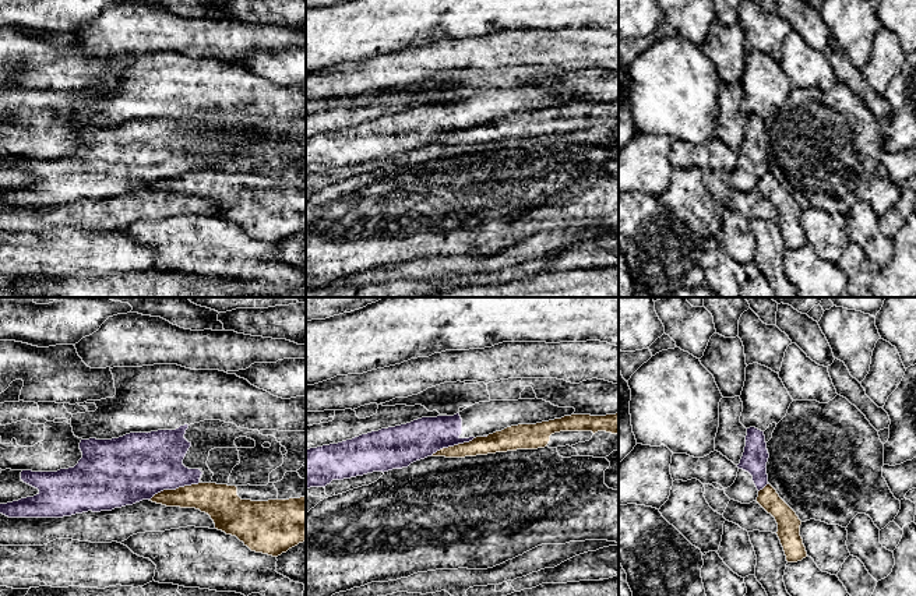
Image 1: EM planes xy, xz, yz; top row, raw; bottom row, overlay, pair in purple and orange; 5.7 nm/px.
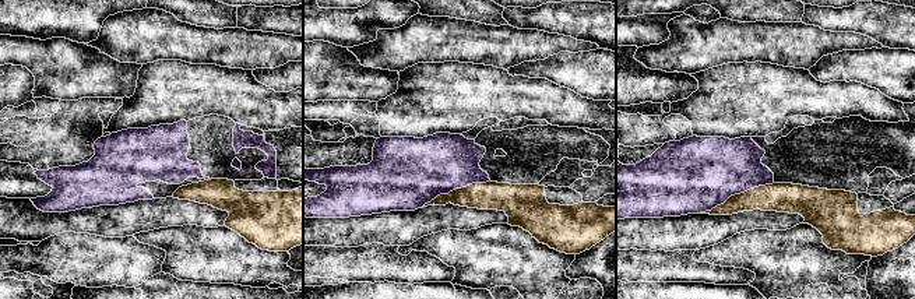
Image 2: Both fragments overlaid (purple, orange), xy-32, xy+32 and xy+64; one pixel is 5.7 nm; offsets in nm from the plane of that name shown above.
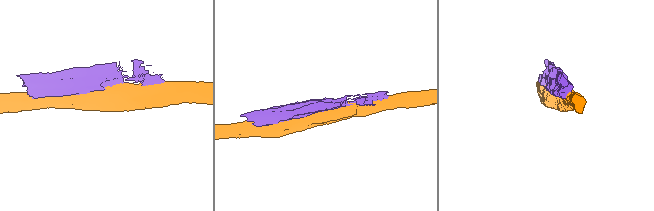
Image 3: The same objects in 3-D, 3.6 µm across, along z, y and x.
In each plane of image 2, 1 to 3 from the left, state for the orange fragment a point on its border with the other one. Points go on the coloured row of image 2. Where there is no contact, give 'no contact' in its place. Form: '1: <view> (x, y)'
1: xy-32 (208, 179)
2: xy+32 (454, 189)
3: xy+64 (735, 193)

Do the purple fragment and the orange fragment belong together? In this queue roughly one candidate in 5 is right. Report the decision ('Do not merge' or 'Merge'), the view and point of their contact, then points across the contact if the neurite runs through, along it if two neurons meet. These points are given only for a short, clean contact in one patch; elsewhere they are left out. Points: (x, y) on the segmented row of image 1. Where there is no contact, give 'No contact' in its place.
Do not merge. Touches purple at xy (173, 489)

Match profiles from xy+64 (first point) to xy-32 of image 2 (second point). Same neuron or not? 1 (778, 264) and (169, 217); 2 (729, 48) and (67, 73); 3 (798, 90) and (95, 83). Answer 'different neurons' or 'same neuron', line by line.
1: different neurons
2: different neurons
3: different neurons

